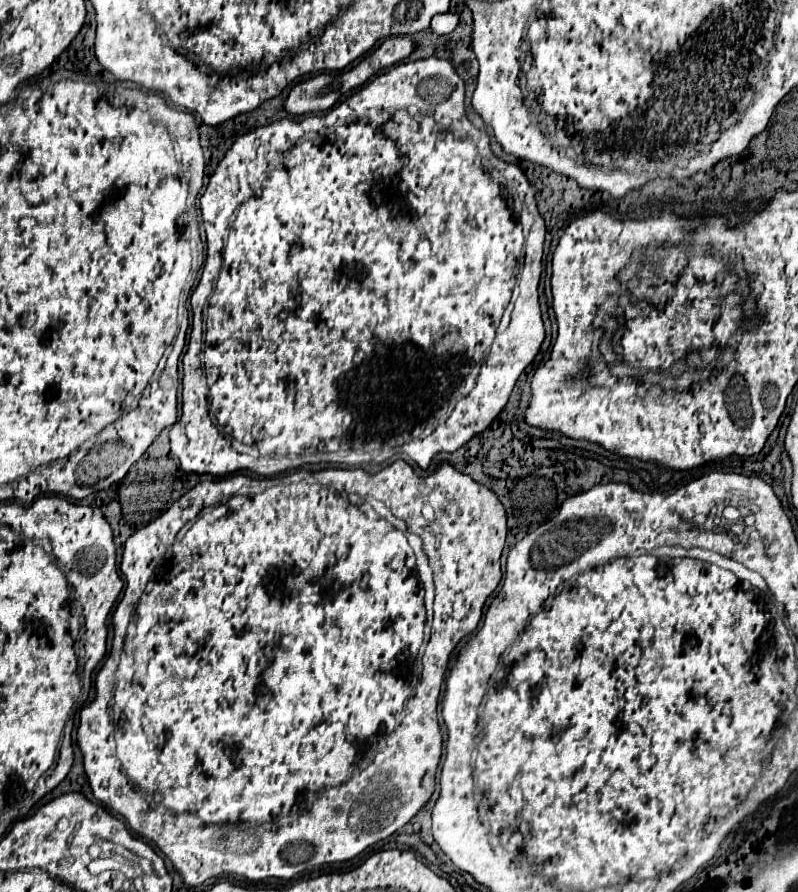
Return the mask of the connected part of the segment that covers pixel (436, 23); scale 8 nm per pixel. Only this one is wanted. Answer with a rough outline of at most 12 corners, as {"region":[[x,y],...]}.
{"region":[[458,13],[436,15],[432,29],[438,35],[452,33],[460,21]]}

